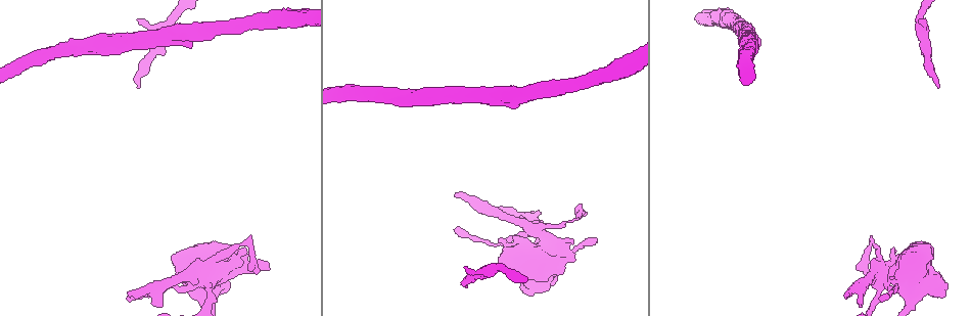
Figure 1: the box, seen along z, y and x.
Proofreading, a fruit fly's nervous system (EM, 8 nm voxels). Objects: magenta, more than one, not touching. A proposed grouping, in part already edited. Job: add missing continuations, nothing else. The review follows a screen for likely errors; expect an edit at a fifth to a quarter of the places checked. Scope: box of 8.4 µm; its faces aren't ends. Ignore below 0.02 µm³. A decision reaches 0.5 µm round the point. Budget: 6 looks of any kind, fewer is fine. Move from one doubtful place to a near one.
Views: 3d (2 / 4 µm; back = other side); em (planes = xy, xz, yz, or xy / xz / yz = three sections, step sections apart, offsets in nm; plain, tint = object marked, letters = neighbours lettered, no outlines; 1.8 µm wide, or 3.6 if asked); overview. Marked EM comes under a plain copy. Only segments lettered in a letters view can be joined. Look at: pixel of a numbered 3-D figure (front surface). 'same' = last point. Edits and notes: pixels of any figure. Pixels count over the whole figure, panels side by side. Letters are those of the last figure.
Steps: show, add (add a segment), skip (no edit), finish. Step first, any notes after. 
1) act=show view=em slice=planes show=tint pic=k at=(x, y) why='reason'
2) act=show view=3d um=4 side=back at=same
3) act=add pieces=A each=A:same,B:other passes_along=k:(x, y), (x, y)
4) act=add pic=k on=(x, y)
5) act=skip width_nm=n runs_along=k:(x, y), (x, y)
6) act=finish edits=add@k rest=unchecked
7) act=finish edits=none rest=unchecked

act=show view=em slice=planes show=letters pic=1 at=(455, 196) why='end of a long branch'

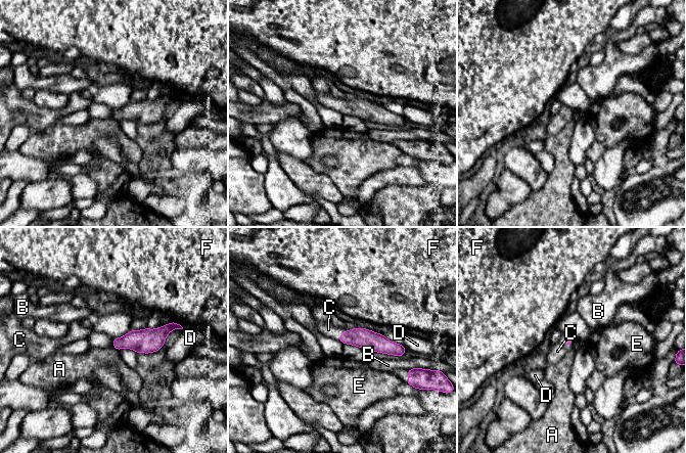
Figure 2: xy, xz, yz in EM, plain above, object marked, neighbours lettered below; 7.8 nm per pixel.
act=add pieces=C each=A:other,B:other,C:same,D:other,E:other,F:other passes_along=2:(363, 337), (345, 331), (328, 329) found='the cell continues'

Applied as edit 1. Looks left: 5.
act=show view=3d um=4 side=back pic=1 at=(880, 254) why='sudden change in width'

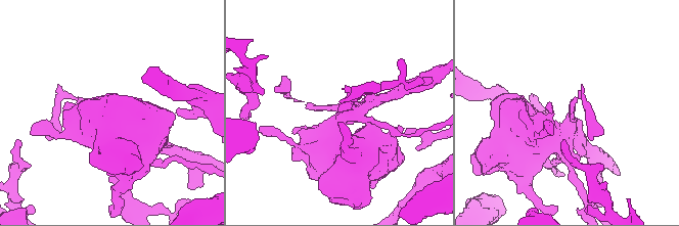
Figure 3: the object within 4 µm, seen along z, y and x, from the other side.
act=show view=em um=3.6 slice=yz step=4 show=tint pic=3 at=(573, 113)

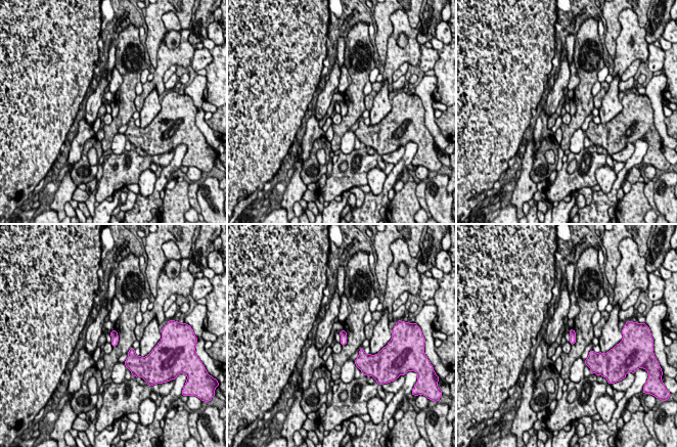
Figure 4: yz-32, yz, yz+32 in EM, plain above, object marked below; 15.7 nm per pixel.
act=show view=em um=3.6 slice=planes show=letters at=same why='cut it another way'

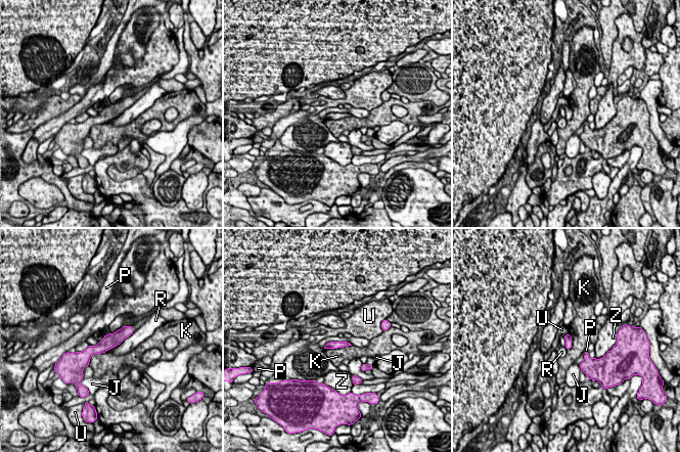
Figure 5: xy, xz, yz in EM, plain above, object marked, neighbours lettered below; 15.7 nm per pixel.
act=skip each=J:other,K:other,P:other,R:other,U:other,Z:other found='none of them fits'

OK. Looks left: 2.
act=show view=em slice=planes show=letters pic=1 at=(918, 21) why='free end'

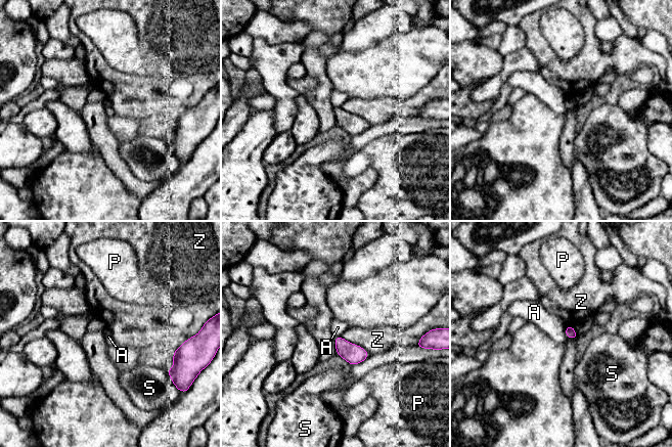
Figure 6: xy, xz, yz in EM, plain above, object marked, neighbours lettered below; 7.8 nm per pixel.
act=skip each=A:other,P:other,S:other,Z:other border=6:(565, 327), (567, 338) found='none of them fits'

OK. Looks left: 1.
act=finish edits=add@2 rest=unchecked

